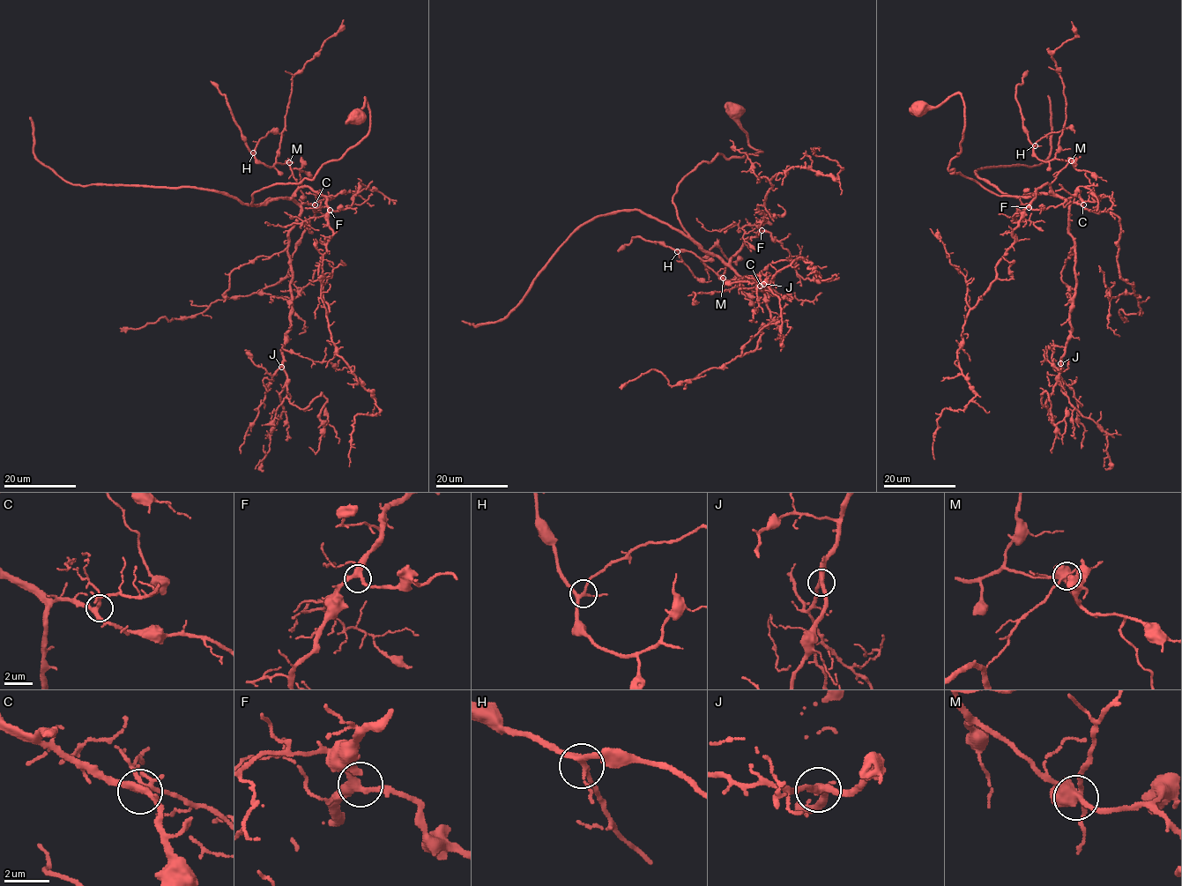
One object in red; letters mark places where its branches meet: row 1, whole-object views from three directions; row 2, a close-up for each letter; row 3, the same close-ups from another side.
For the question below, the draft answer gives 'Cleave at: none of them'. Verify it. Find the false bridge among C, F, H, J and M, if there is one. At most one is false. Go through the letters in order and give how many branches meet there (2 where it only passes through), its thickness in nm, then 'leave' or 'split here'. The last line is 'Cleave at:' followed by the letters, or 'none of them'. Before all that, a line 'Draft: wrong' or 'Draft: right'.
Draft: right
C: 4 | 260 nm | leave
F: 3 | 340 nm | leave
H: 4 | 240 nm | leave
J: 3 | 300 nm | leave
M: 5 | 480 nm | leave
Cleave at: none of them

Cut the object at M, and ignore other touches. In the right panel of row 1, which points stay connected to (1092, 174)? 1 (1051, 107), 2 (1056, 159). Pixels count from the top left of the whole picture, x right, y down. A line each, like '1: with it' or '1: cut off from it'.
1: cut off from it
2: with it

